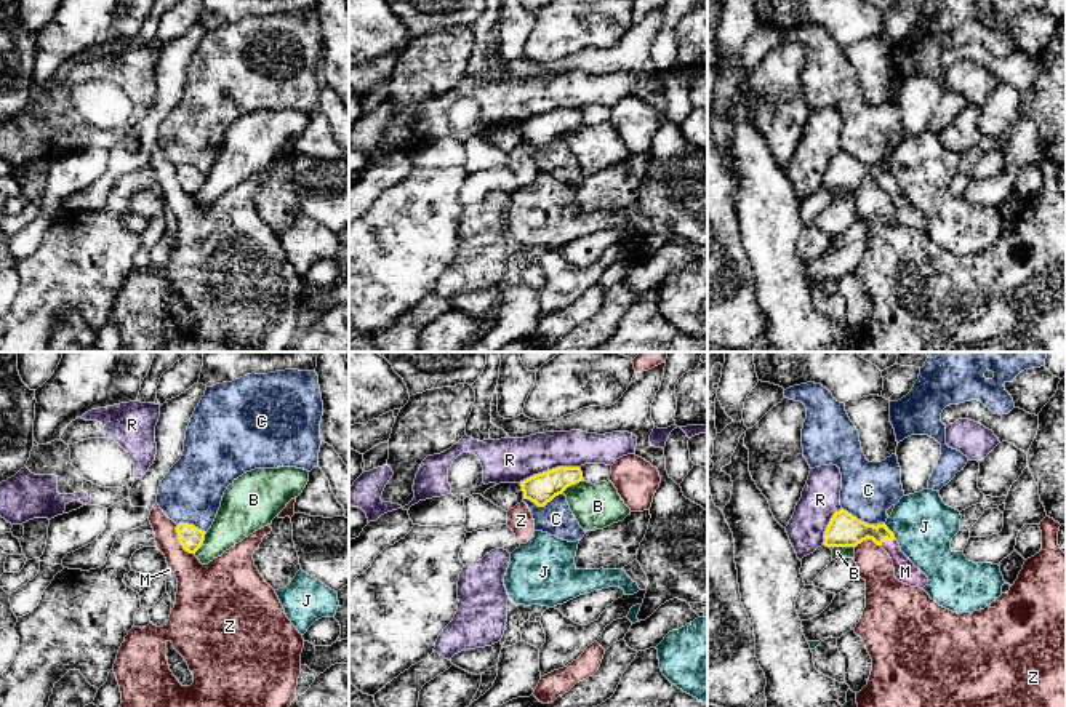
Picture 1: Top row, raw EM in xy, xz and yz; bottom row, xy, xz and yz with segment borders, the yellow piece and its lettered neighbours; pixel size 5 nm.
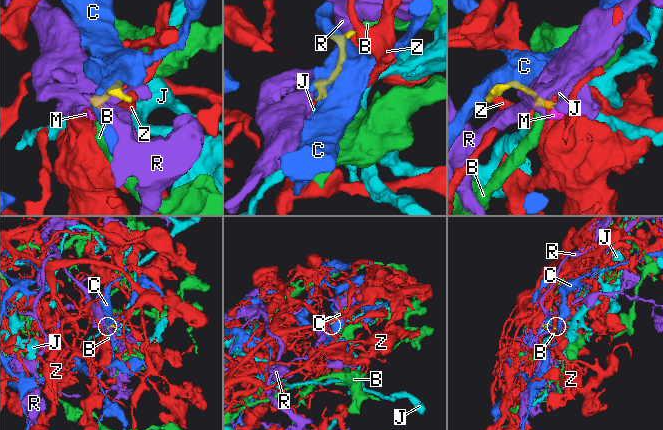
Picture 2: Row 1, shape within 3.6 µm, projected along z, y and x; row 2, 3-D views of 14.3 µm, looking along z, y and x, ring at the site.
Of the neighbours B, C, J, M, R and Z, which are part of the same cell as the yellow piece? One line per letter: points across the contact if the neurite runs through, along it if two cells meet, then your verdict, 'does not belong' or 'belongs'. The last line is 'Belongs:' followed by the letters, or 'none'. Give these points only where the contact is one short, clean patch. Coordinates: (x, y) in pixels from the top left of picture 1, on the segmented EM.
B: border along xy (207, 533), (202, 546), (194, 554); does not belong
C: does not belong
J: border along yz (884, 523), (895, 538); does not belong
M: runs through yz (844, 530), (873, 531), (885, 539), (905, 571); belongs
R: does not belong
Z: does not belong
Belongs: M

